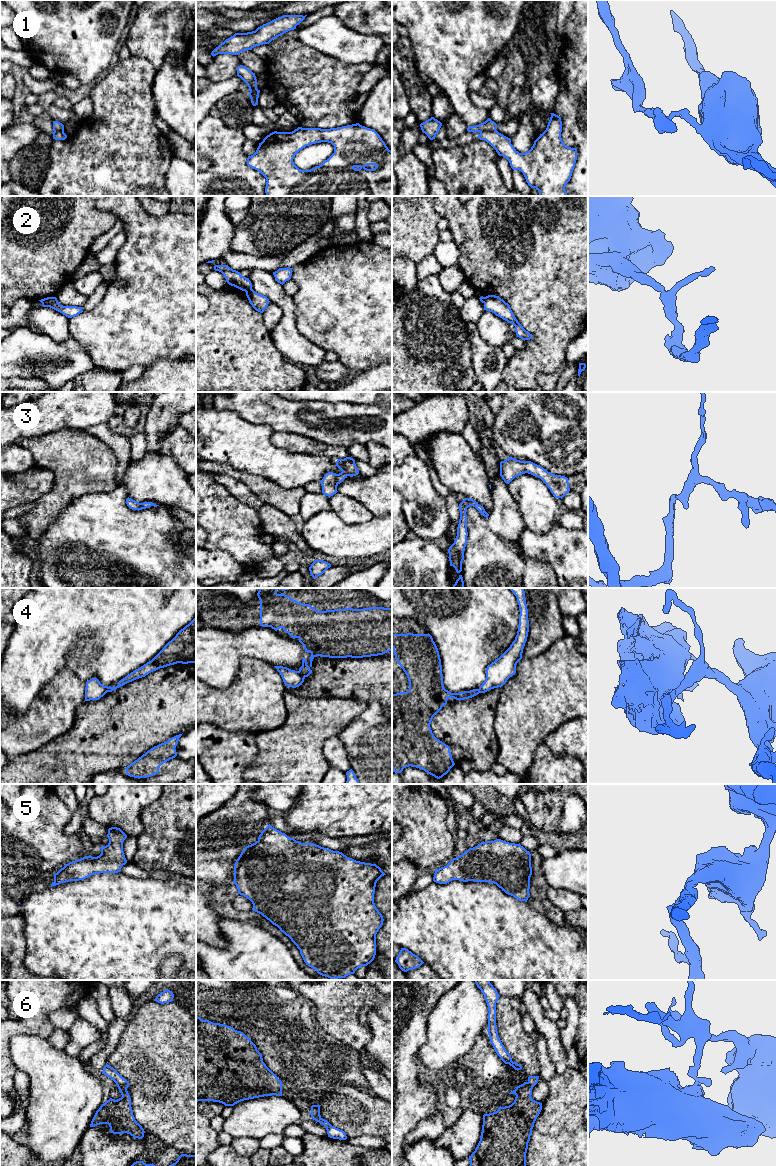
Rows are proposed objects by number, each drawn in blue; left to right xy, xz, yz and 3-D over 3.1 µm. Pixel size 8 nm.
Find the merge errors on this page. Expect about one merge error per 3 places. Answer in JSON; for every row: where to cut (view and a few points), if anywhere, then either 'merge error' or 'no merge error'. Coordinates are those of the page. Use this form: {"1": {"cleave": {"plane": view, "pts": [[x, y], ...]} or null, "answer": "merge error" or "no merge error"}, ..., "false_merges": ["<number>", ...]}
{"1": {"cleave": {"plane": "yz", "pts": [[495, 129], [480, 132]]}, "answer": "merge error"}, "2": {"cleave": {"plane": "xy", "pts": [[54, 297], [49, 306]]}, "answer": "merge error"}, "3": {"cleave": null, "answer": "no merge error"}, "4": {"cleave": {"plane": "xz", "pts": [[298, 671], [304, 677]]}, "answer": "merge error"}, "5": {"cleave": null, "answer": "no merge error"}, "6": {"cleave": {"plane": "xy", "pts": [[117, 1085], [121, 1085], [126, 1089]]}, "answer": "merge error"}, "false_merges": ["1", "2", "4", "6"]}

